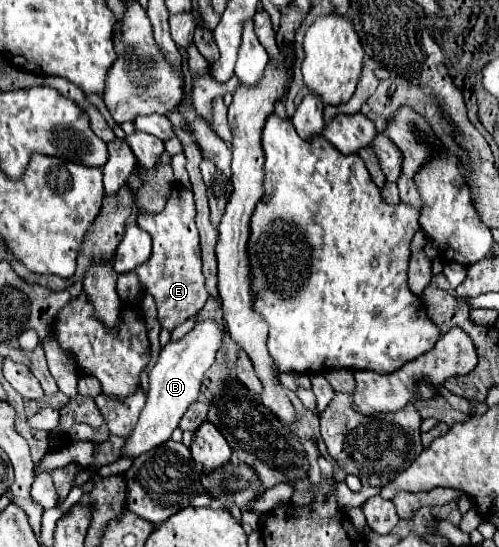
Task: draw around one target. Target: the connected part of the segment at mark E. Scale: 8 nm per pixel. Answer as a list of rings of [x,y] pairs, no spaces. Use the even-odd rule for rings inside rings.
[[[176,185],[170,193],[170,199],[164,207],[164,211],[160,213],[146,213],[146,211],[140,211],[138,209],[138,203],[134,203],[134,209],[136,209],[136,223],[140,229],[148,231],[150,237],[152,237],[152,255],[146,263],[142,263],[136,271],[138,275],[138,281],[142,285],[142,291],[150,293],[156,301],[156,307],[158,307],[158,321],[164,329],[168,331],[174,331],[178,325],[182,325],[184,321],[188,321],[190,317],[198,315],[198,311],[204,307],[206,299],[208,299],[208,293],[204,289],[204,275],[202,275],[202,261],[200,261],[200,237],[198,237],[198,229],[196,229],[196,223],[194,223],[194,217],[196,217],[196,205],[194,205],[194,195],[190,189],[182,187],[182,185]]]

